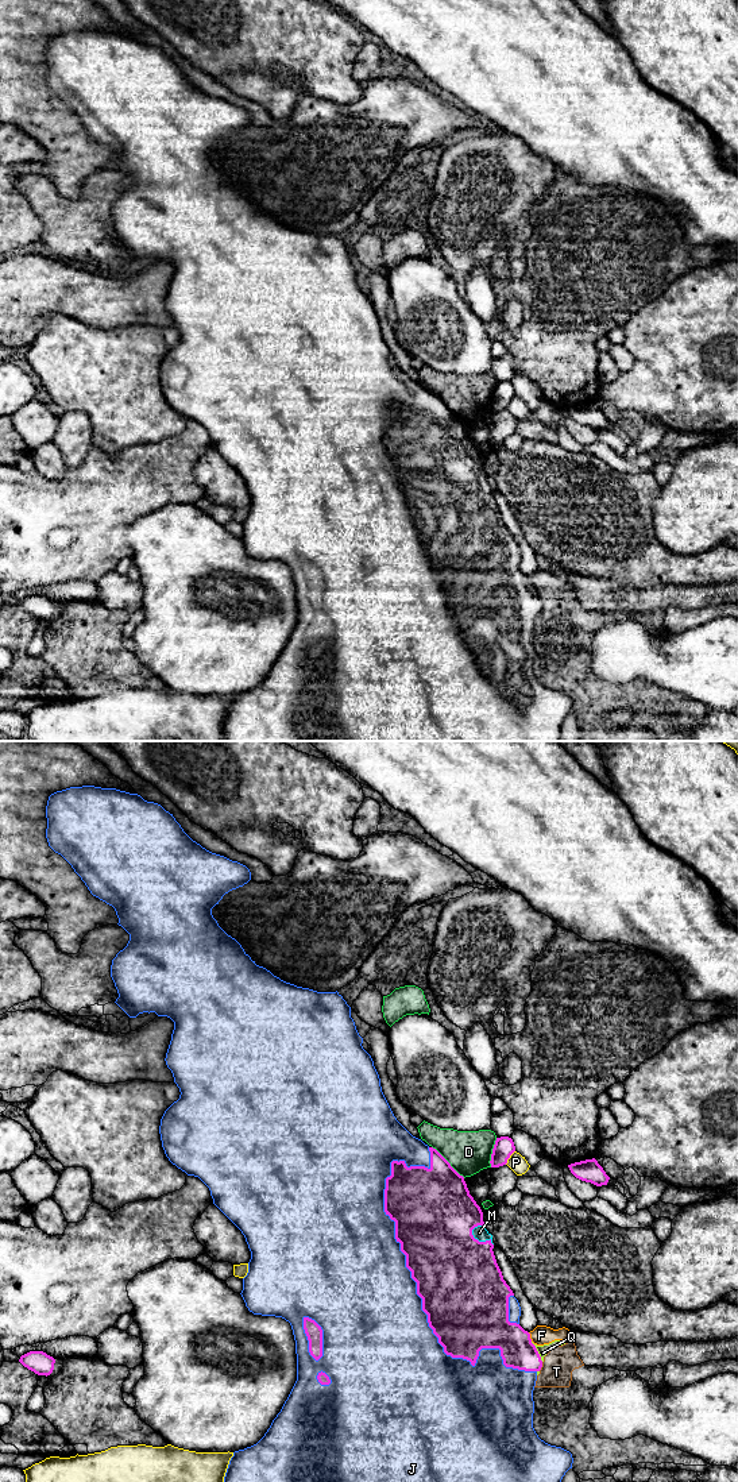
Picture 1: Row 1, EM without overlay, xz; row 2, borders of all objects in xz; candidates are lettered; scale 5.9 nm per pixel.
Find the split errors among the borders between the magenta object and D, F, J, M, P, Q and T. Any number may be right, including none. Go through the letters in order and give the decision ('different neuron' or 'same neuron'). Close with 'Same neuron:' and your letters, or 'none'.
D: different neuron
F: different neuron
J: same neuron
M: same neuron
P: different neuron
Q: different neuron
T: different neuron
Same neuron: J, M

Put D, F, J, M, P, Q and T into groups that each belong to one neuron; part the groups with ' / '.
D / F Q T / J M / P

